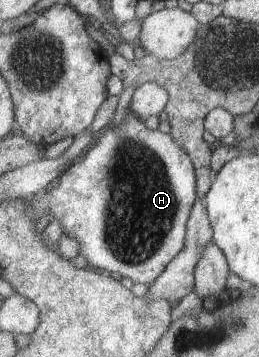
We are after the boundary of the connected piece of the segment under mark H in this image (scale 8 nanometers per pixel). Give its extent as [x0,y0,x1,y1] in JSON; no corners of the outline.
[26,109,198,283]

